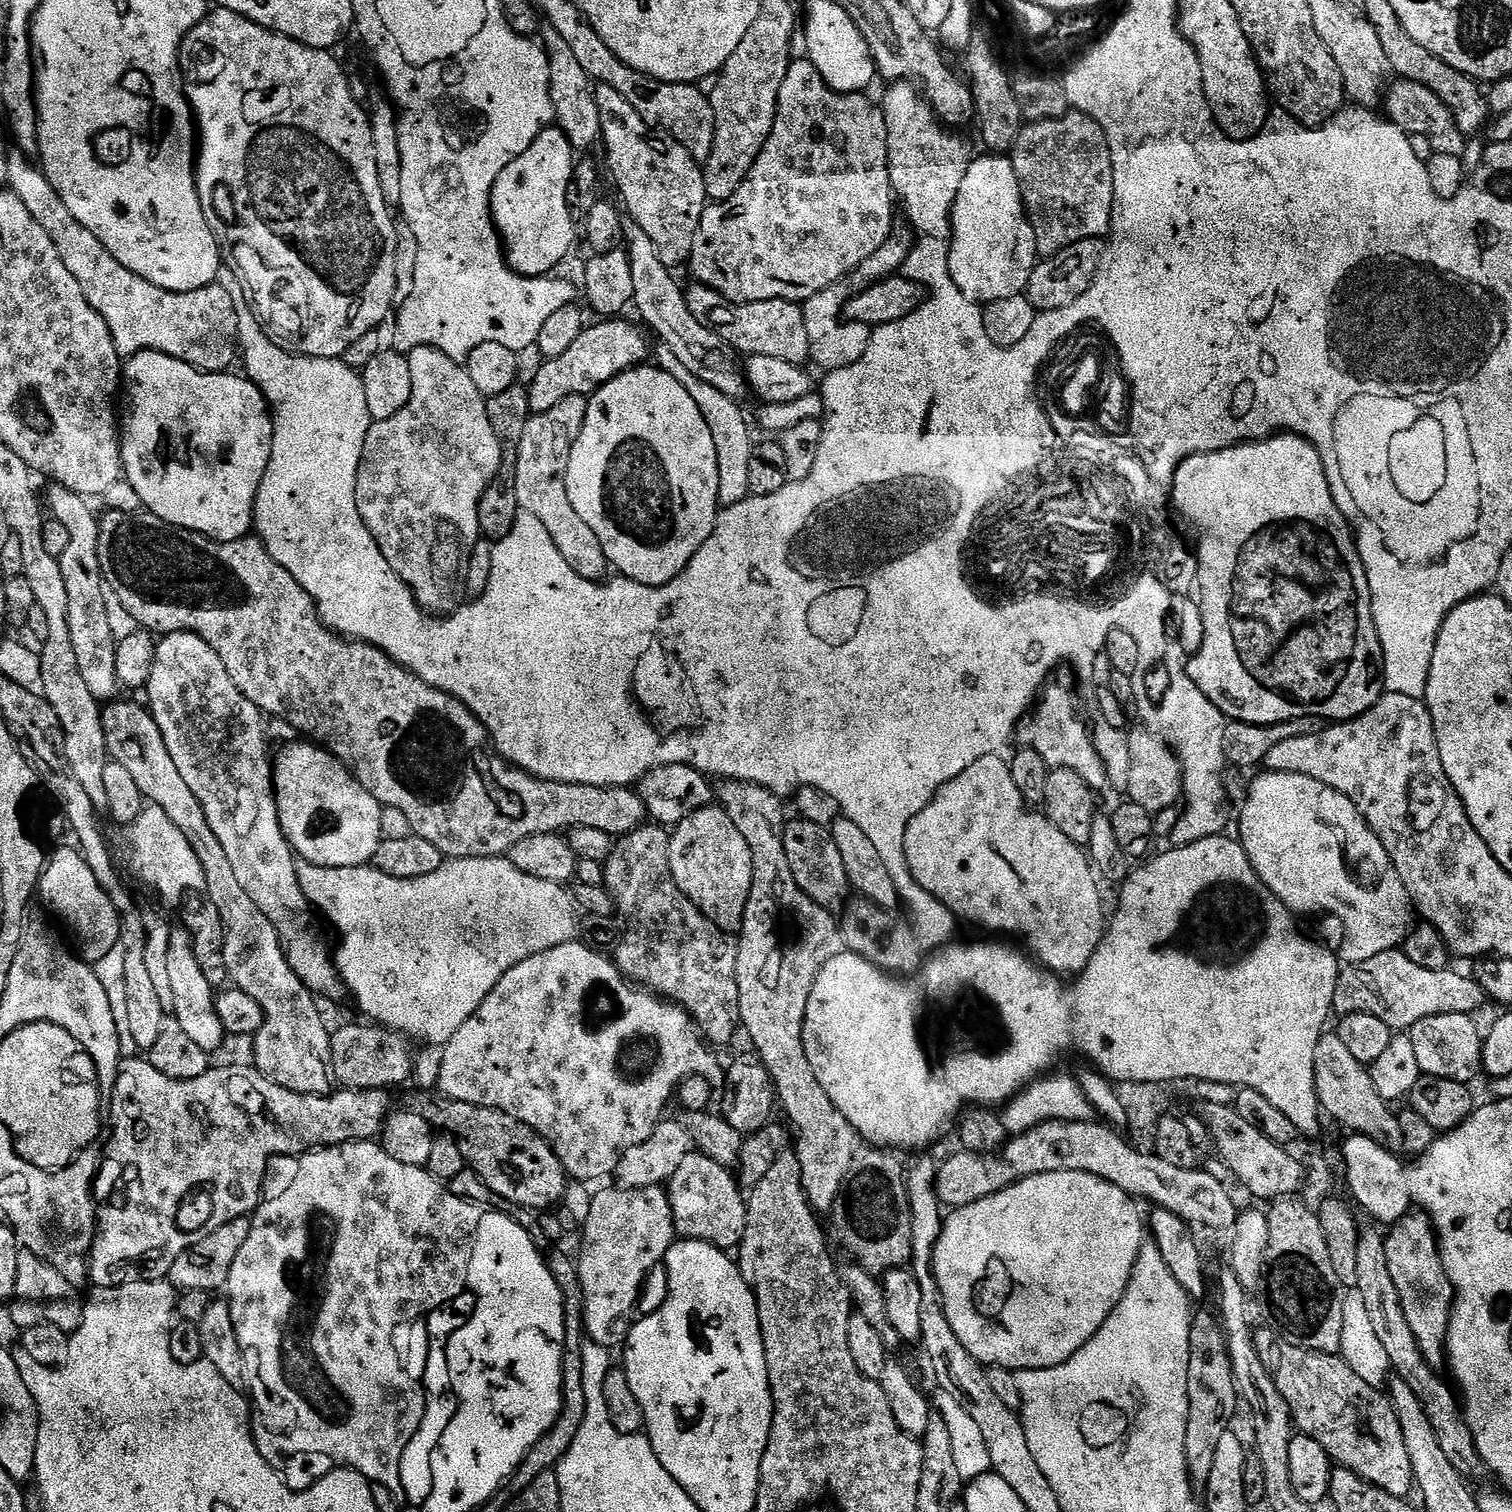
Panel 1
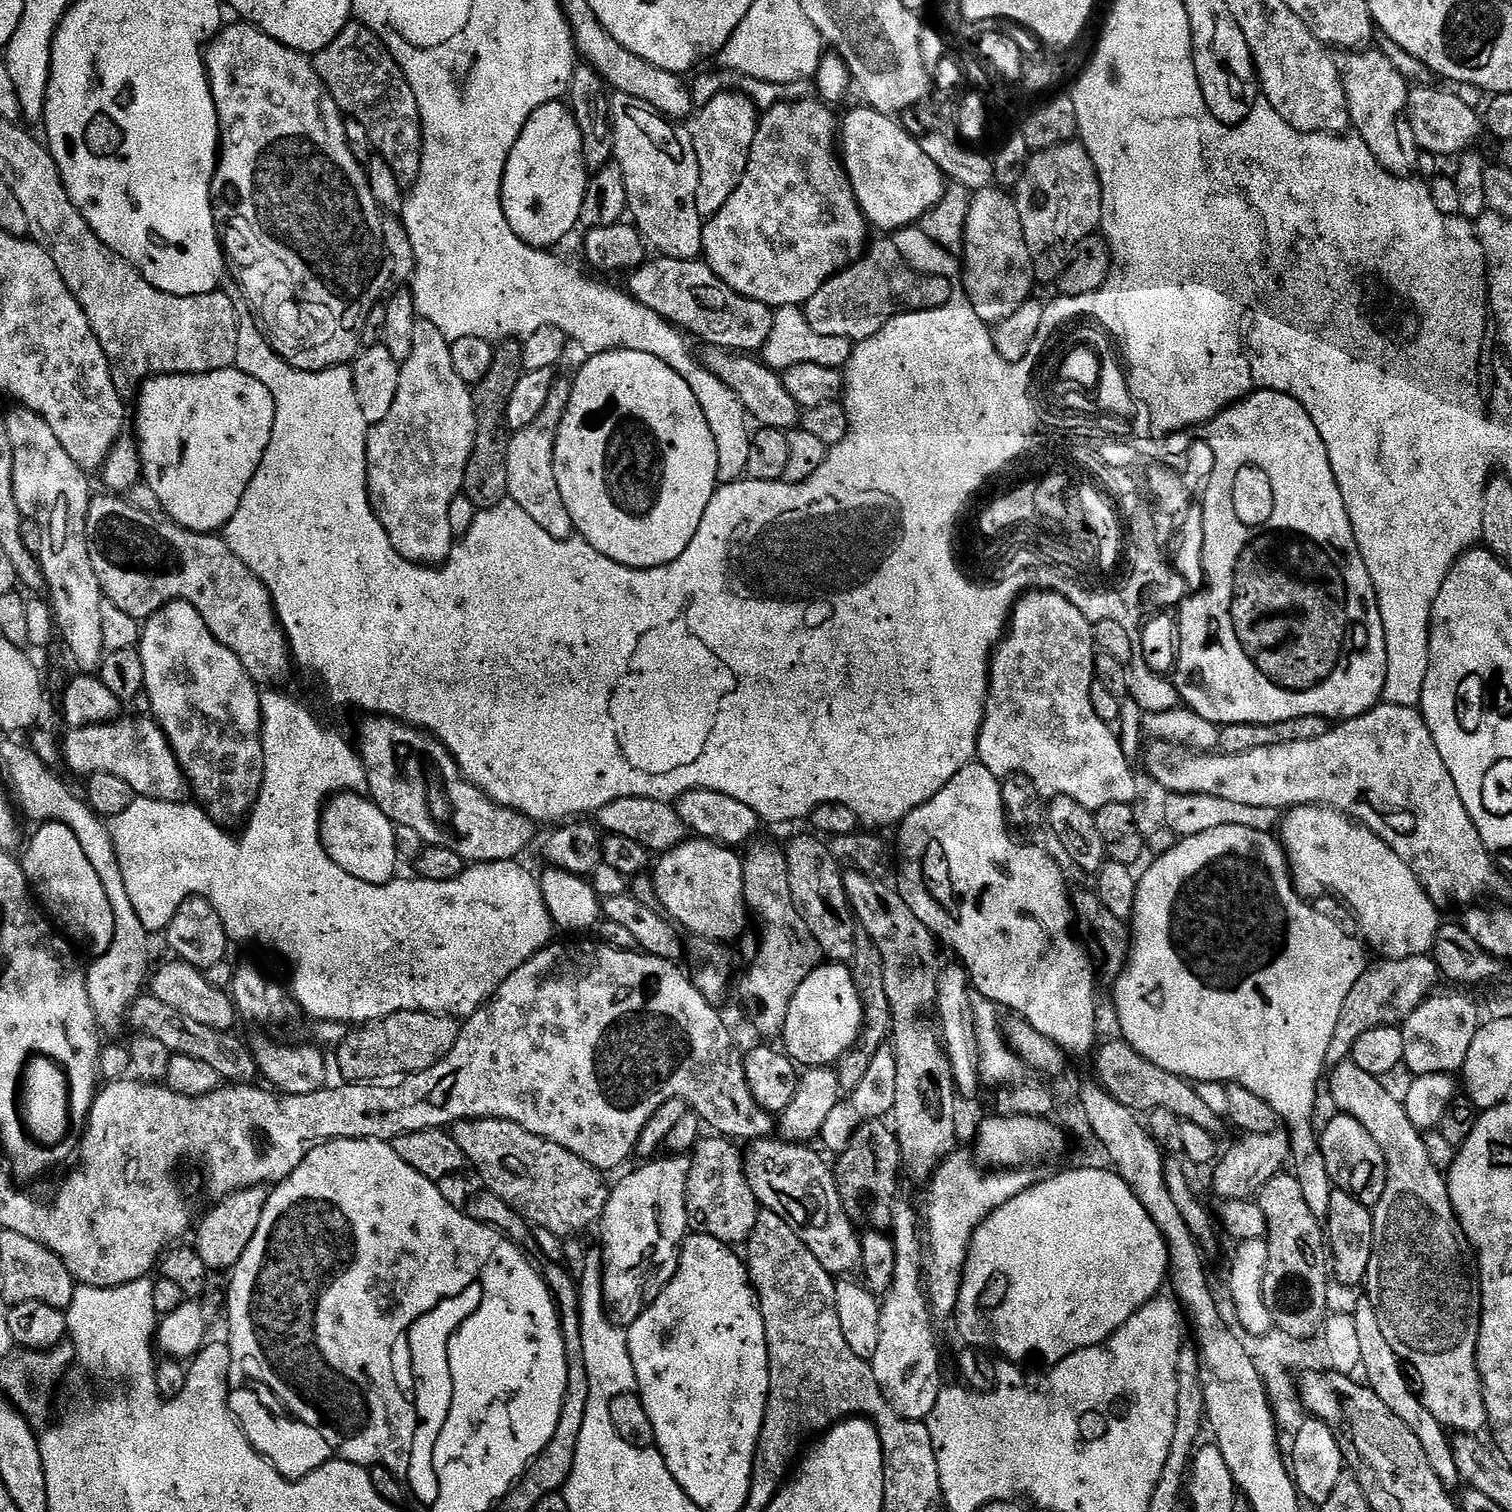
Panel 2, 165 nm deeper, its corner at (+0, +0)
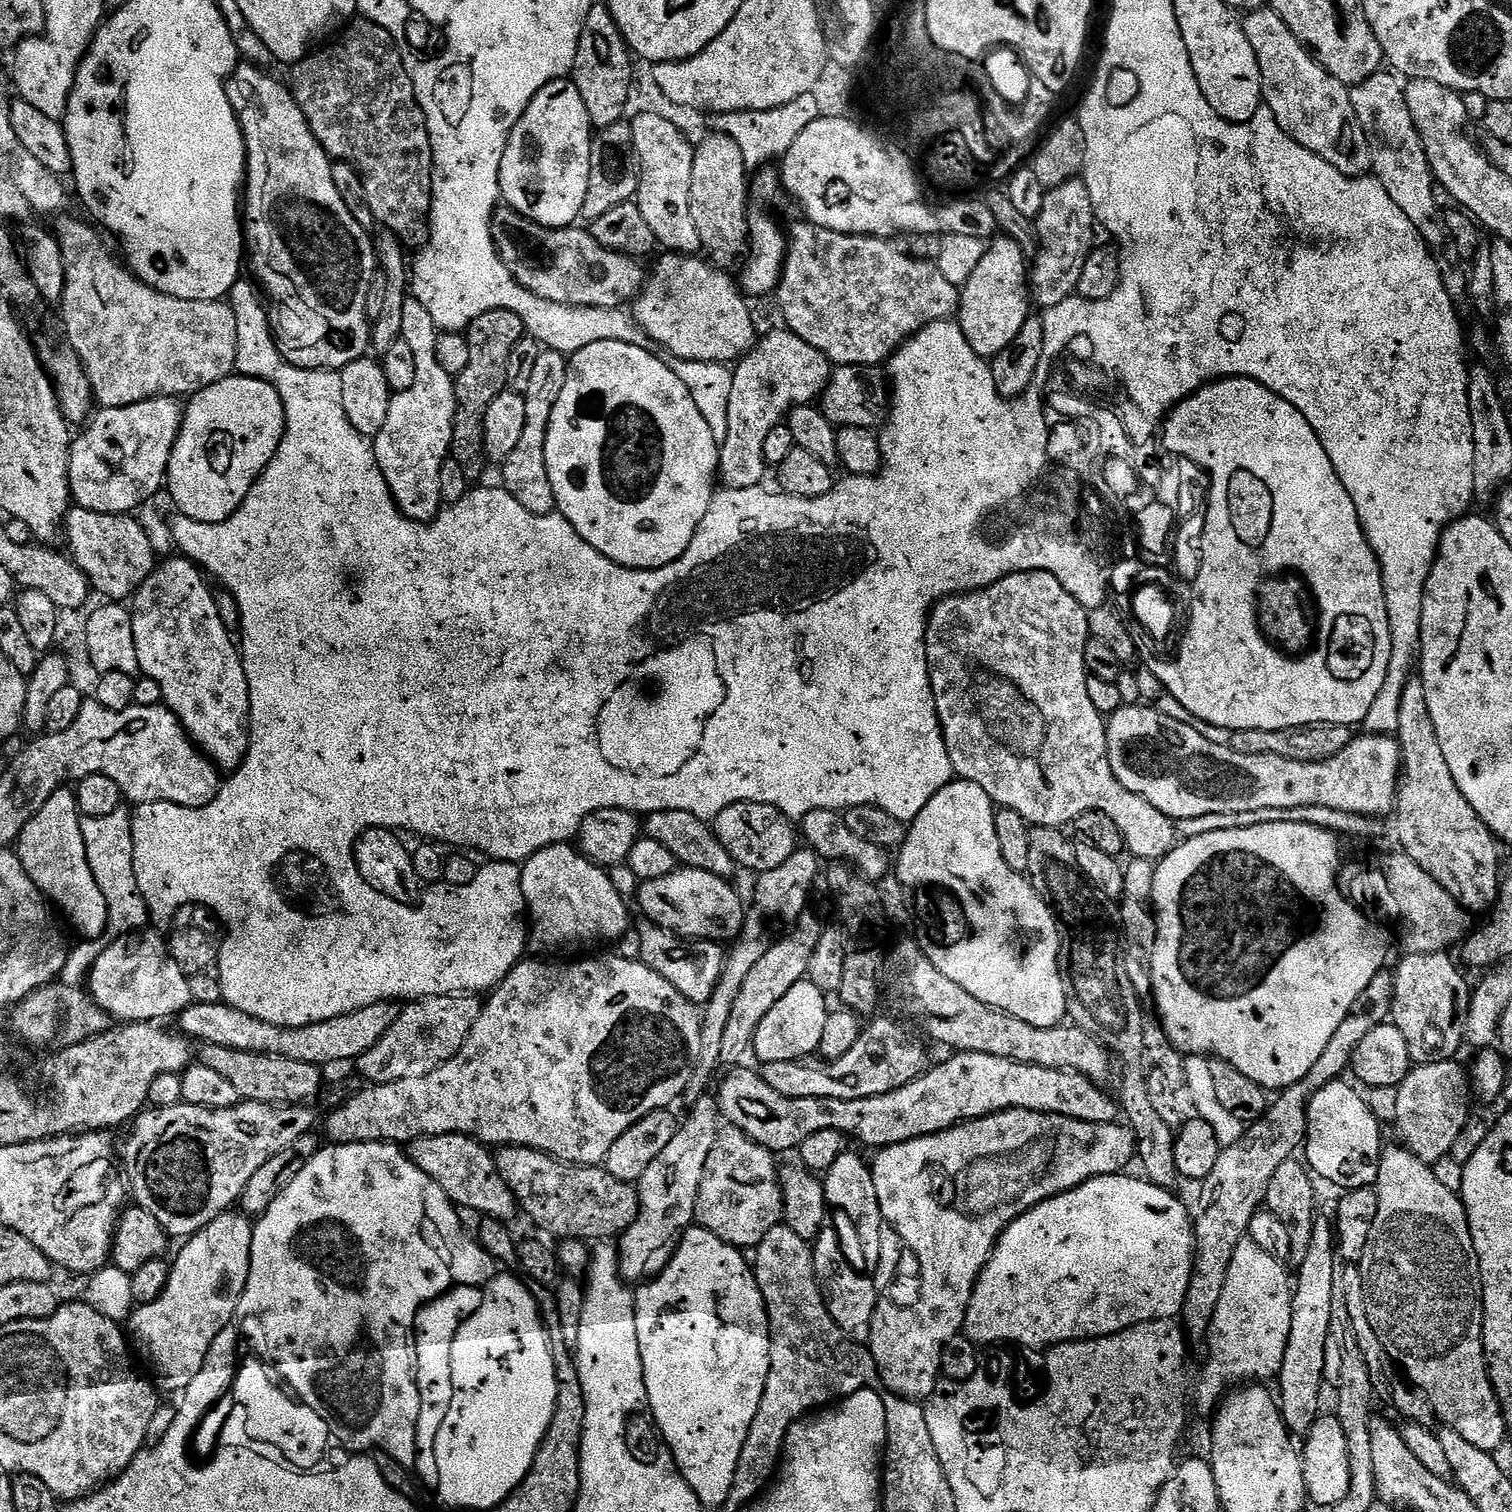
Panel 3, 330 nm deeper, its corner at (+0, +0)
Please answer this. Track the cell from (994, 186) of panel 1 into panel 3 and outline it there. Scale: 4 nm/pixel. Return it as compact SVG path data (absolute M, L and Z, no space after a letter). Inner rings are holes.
M1000 234L985 247L982 262L978 262L974 274L964 284L960 294L960 307L958 309L958 323L966 342L974 350L974 354L991 358L996 356L1014 338L1018 338L1018 330L1027 322L1030 315L1030 260L1024 255L1023 246L1010 237Z

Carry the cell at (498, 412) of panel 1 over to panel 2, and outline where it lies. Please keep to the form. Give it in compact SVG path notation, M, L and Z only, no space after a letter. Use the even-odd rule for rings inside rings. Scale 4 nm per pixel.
M502 340L495 345L494 366L472 388L472 401L476 415L476 437L474 450L470 454L470 462L466 466L463 495L468 496L477 510L493 508L508 499L506 486L506 454L510 439L509 429L504 422L506 406L510 402L510 394L514 394L514 386L518 386L518 378L525 373L522 366L522 343L519 340Z

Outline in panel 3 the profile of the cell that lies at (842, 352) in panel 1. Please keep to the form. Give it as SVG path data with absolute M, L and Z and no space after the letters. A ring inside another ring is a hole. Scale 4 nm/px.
M787 330L761 335L755 348L741 356L732 368L730 410L726 417L726 442L720 445L719 479L724 488L746 490L765 483L766 437L794 406L812 404L832 377L833 363L822 350L802 342Z

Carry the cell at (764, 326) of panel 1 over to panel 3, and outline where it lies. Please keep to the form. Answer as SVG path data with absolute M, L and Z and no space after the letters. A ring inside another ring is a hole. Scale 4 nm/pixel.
M507 206L497 207L492 214L492 240L496 244L506 270L510 270L510 274L522 287L538 294L538 298L546 298L562 306L619 308L640 295L640 289L643 288L646 279L646 268L640 265L643 263L639 259L606 250L592 237L591 231L584 229L583 232L580 226L544 228Z

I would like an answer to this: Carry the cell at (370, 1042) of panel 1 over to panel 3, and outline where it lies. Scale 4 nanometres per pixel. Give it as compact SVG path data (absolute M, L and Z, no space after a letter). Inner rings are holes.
M465 994L463 996L431 996L425 1000L413 1000L401 1007L397 1020L382 1038L378 1039L376 1045L362 1054L358 1059L358 1072L364 1077L369 1085L389 1084L390 1082L402 1082L406 1078L422 1078L438 1066L450 1062L458 1050L466 1042L470 1030L474 1030L474 1022L478 1022L478 1014L482 1007L482 1000L479 995Z

